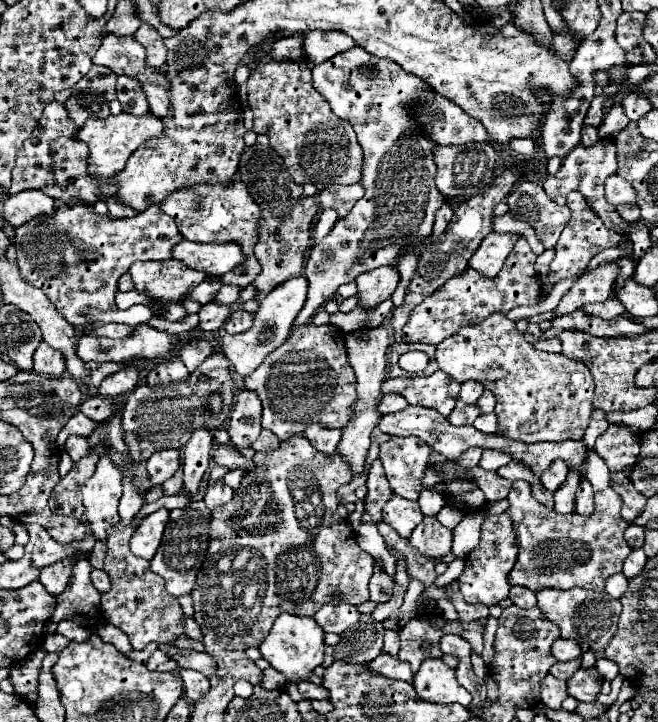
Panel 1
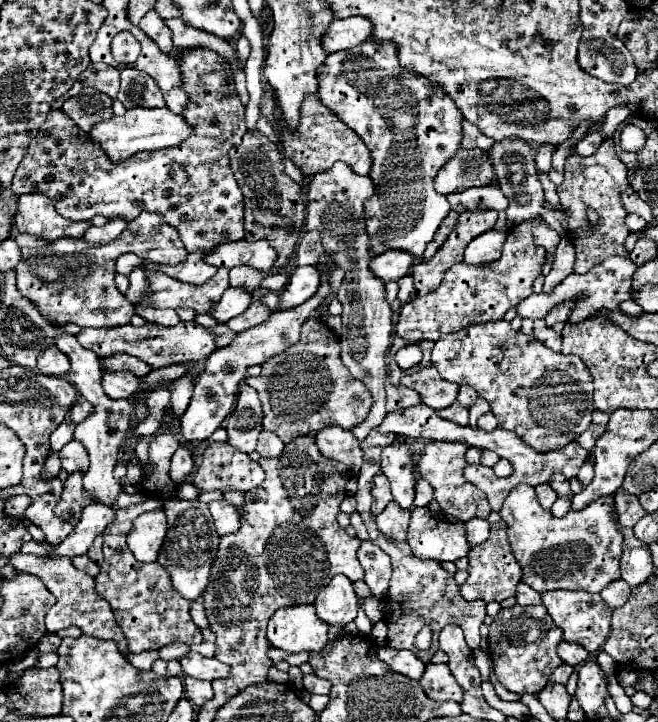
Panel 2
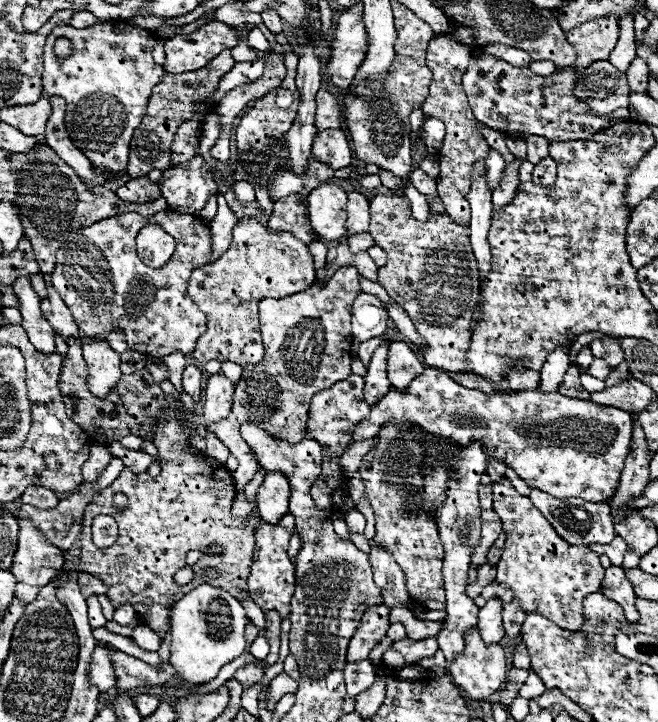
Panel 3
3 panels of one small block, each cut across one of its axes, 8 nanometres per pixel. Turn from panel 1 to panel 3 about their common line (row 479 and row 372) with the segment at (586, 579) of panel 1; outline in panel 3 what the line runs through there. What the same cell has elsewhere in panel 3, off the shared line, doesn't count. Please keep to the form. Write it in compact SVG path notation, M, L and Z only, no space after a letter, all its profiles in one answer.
M594 358L594 362L588 366L586 372L588 372L590 376L598 378L598 380L606 380L606 376L610 374L610 370L612 370L612 368L610 368L602 358Z

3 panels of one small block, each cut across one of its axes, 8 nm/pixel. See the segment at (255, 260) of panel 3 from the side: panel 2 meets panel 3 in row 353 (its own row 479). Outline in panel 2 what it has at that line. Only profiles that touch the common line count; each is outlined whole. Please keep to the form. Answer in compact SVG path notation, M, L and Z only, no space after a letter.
M212 442L198 464L192 484L200 490L250 492L264 480L264 470L248 454L238 452L228 442Z

